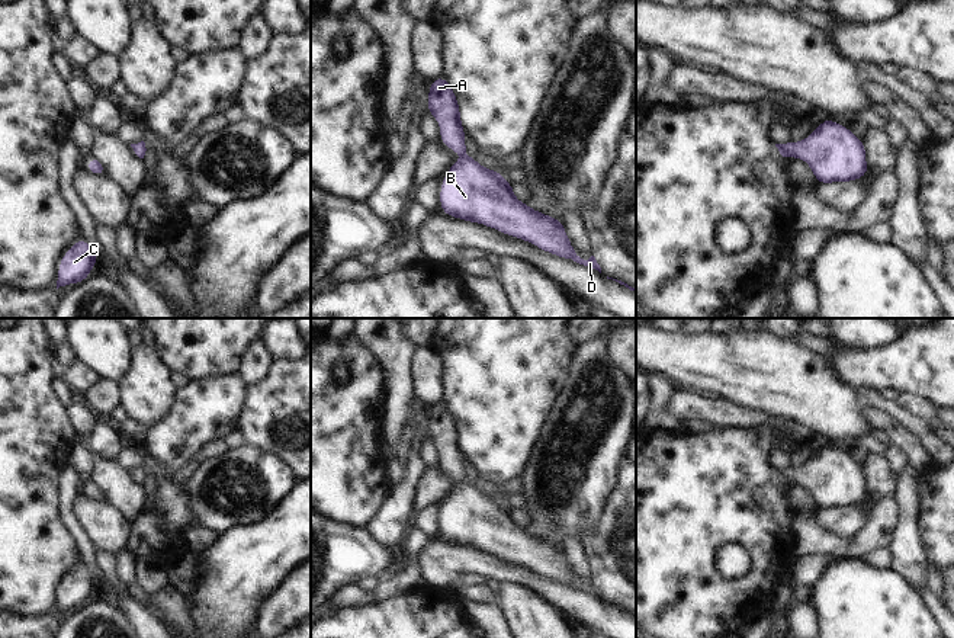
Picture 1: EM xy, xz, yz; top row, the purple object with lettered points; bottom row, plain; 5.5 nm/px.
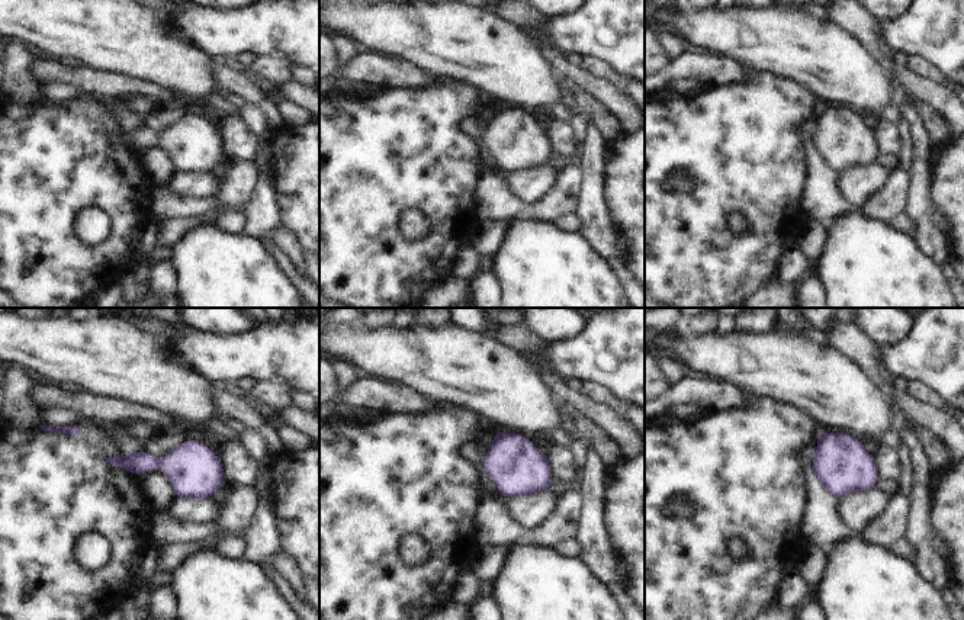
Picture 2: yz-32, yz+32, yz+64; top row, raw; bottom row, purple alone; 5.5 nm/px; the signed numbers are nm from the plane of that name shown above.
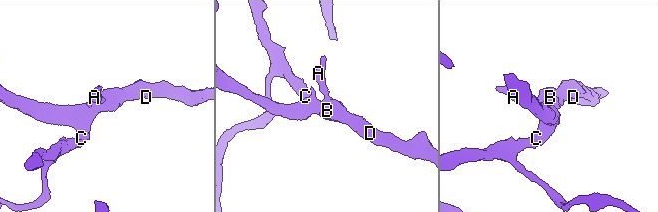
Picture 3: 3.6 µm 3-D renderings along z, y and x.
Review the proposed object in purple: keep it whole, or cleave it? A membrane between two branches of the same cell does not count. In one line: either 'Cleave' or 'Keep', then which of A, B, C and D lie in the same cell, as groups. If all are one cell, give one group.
Keep. Groups: A B C D

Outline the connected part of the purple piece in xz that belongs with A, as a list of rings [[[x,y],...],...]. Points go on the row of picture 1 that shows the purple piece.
[[[444,76],[431,81],[428,94],[427,110],[440,125],[440,141],[452,151],[463,156],[459,161],[452,164],[441,183],[440,208],[444,214],[468,222],[479,222],[511,237],[518,237],[550,254],[574,260],[601,273],[601,267],[594,256],[588,260],[578,256],[571,246],[560,219],[534,211],[524,202],[520,202],[513,193],[514,187],[500,171],[484,169],[475,158],[466,154],[465,129],[460,122],[460,108],[457,105],[456,94]]]

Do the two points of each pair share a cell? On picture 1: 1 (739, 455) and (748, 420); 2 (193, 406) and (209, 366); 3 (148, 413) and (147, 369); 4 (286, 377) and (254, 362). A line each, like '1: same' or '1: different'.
1: different
2: different
3: same
4: different

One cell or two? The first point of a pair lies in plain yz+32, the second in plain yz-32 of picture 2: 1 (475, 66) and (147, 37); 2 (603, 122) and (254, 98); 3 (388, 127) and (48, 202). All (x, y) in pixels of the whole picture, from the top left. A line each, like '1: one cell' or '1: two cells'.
1: one cell
2: one cell
3: one cell

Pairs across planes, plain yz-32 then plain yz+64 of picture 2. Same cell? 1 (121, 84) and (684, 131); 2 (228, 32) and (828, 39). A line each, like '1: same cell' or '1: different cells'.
1: different cells
2: different cells

